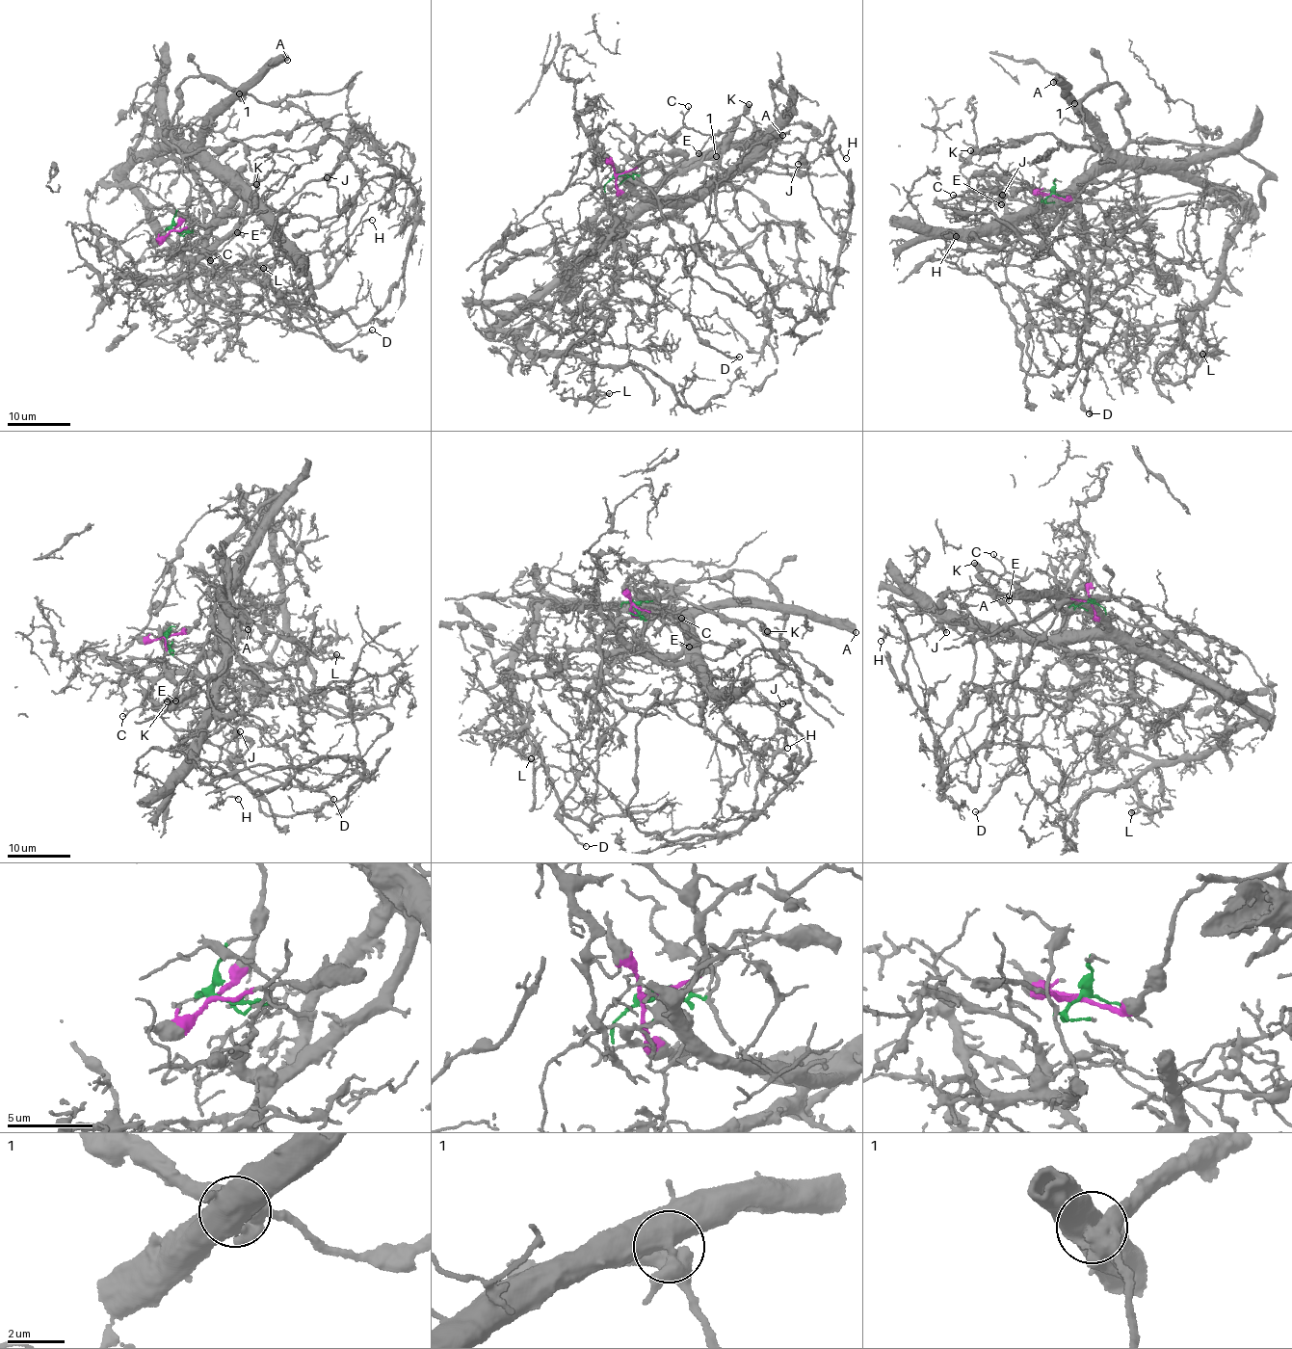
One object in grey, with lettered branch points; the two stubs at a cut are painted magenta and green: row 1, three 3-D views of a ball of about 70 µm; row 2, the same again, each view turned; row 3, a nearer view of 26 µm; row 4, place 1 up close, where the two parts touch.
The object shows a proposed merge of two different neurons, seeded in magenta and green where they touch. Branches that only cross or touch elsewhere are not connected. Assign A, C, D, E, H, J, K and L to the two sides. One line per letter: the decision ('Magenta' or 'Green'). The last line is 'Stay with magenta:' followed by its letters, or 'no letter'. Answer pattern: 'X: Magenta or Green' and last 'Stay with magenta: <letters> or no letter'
A: Green
C: Green
D: Green
E: Green
H: Green
J: Green
K: Magenta
L: Green
Stay with magenta: K

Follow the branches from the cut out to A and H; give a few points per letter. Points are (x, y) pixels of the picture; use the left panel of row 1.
A: (173, 230), (221, 239), (236, 224), (243, 201), (205, 148), (208, 115), (258, 81), (272, 66), (288, 60)
H: (173, 230), (221, 239), (240, 220), (249, 199), (301, 251), (351, 254), (362, 222), (372, 220)

